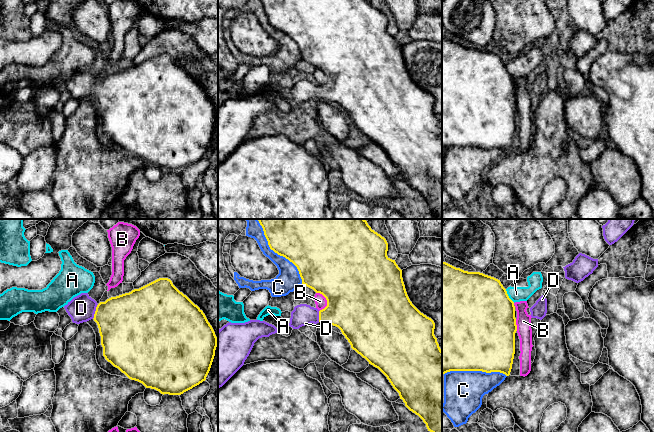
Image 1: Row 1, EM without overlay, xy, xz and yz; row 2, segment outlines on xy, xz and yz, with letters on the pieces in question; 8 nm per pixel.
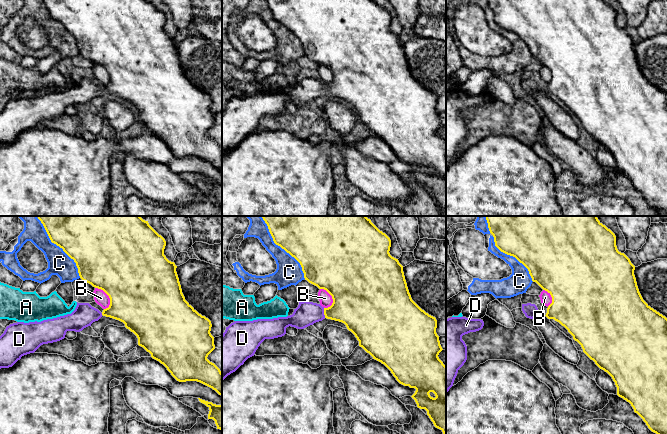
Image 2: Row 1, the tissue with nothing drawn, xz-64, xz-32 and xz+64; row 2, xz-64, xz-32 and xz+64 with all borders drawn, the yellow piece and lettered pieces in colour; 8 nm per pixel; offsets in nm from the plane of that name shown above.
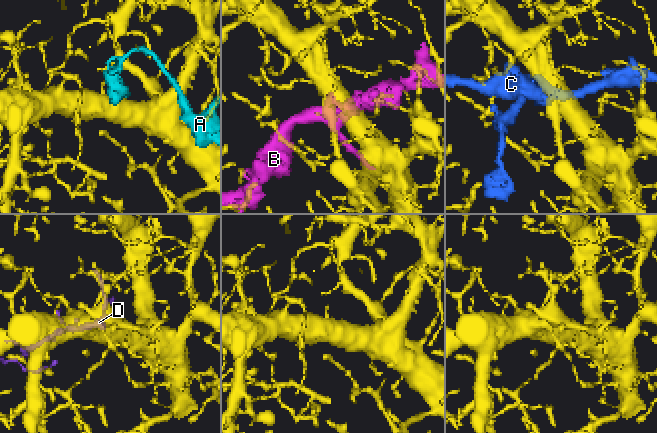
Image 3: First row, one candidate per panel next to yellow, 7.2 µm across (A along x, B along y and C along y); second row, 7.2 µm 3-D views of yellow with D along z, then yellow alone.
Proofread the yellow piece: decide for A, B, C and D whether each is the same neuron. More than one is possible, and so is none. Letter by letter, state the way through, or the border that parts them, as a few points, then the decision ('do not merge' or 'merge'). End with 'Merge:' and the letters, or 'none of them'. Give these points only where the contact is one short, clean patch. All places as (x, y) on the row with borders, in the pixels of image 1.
A: do not merge
B: do not merge
C: do not merge
D: way xy (124, 322), (95, 311), (81, 308); merge
Merge: D

